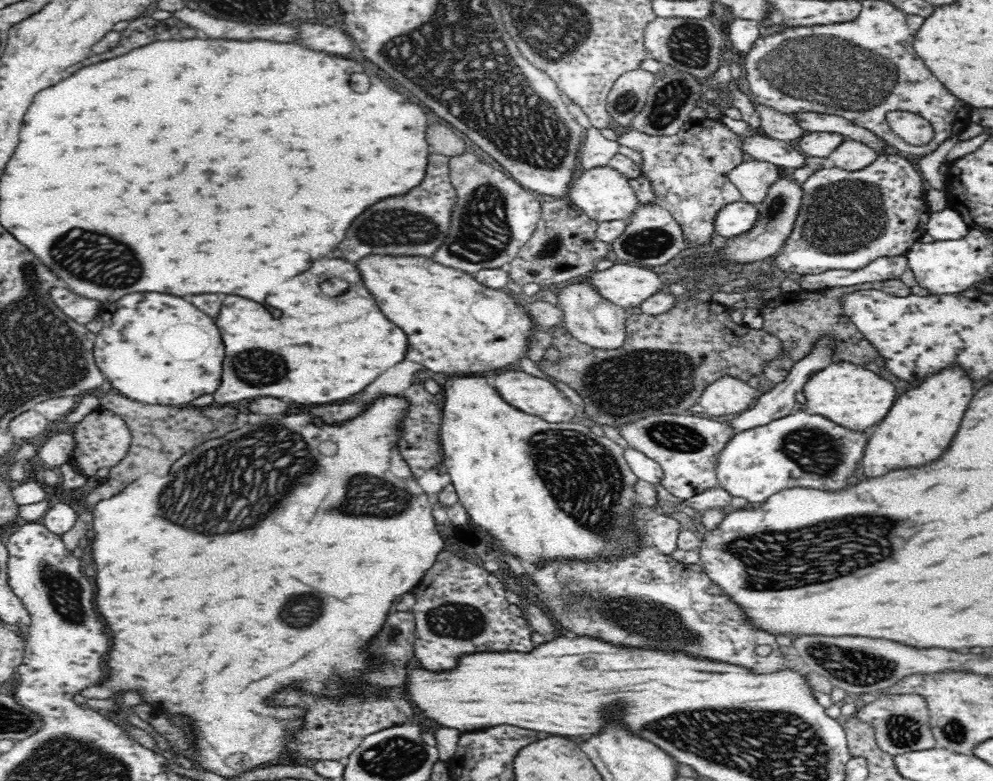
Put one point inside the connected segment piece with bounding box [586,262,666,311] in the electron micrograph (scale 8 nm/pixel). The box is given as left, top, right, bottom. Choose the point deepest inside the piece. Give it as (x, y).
(626, 285)

